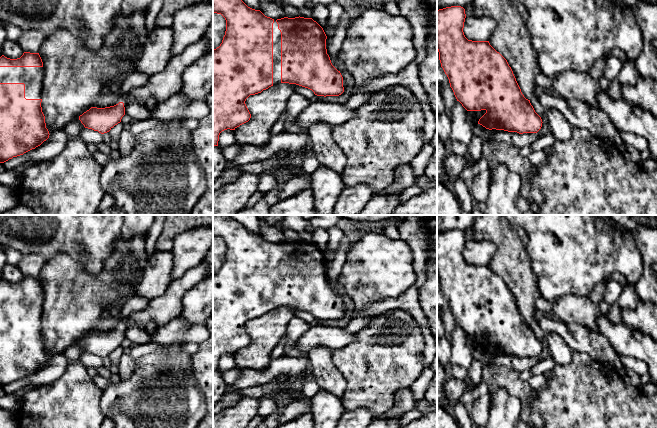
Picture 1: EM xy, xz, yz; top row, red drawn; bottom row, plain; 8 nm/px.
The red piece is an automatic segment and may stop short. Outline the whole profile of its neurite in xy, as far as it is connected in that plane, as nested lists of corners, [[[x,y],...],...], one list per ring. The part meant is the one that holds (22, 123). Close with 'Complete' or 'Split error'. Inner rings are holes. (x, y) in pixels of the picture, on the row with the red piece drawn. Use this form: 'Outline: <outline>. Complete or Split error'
Outline: [[[24,52],[20,58],[0,57],[0,163],[35,149],[55,131],[48,131],[42,112],[45,75],[39,53]]]. Split error

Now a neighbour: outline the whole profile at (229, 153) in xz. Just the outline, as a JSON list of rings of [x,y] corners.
[[[235,143],[234,145],[228,148],[223,148],[222,153],[227,161],[233,161],[235,156],[239,154],[240,150],[241,150],[241,145]]]

